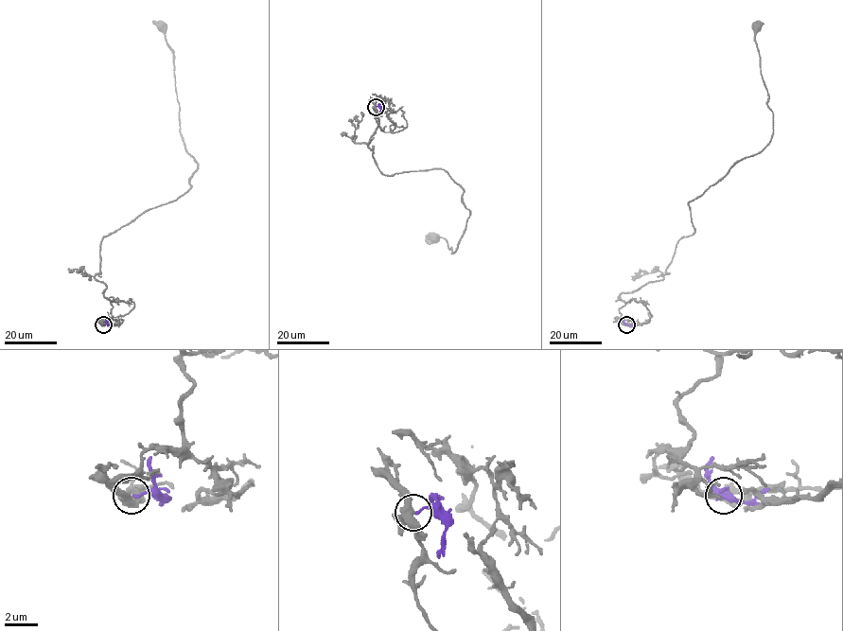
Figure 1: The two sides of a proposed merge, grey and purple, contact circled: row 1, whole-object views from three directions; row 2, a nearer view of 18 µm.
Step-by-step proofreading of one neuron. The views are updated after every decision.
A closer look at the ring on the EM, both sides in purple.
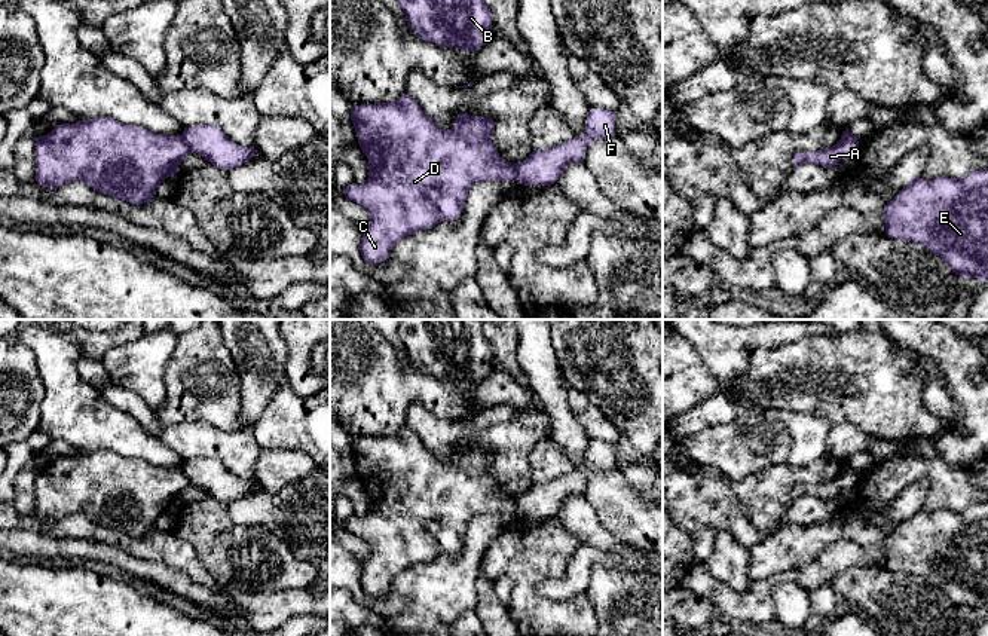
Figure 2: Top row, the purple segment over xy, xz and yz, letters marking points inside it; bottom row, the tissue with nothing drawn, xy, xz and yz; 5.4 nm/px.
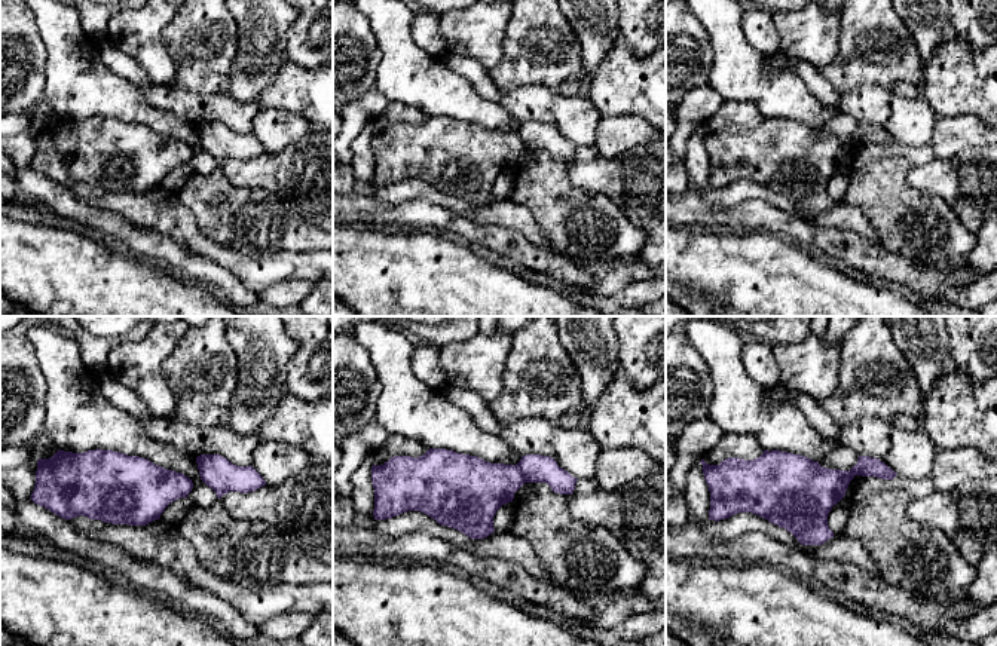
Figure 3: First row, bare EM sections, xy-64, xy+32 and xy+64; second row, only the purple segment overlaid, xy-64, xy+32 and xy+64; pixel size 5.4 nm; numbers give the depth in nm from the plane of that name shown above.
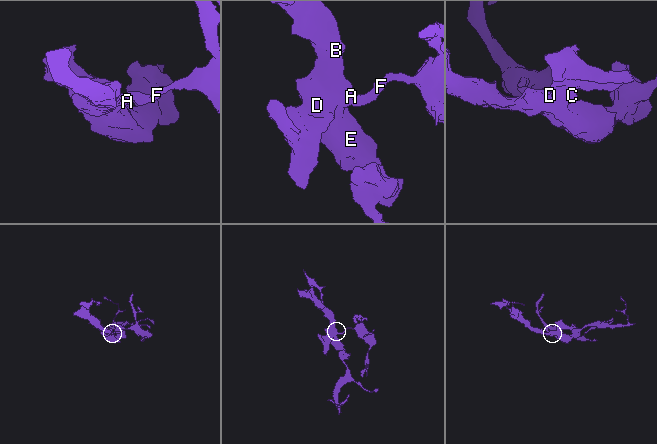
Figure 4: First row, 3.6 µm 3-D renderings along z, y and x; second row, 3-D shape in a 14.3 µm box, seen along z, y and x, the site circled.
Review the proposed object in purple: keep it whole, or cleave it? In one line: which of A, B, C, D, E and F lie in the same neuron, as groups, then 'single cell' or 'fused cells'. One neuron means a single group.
A B C D E / F | fused cells

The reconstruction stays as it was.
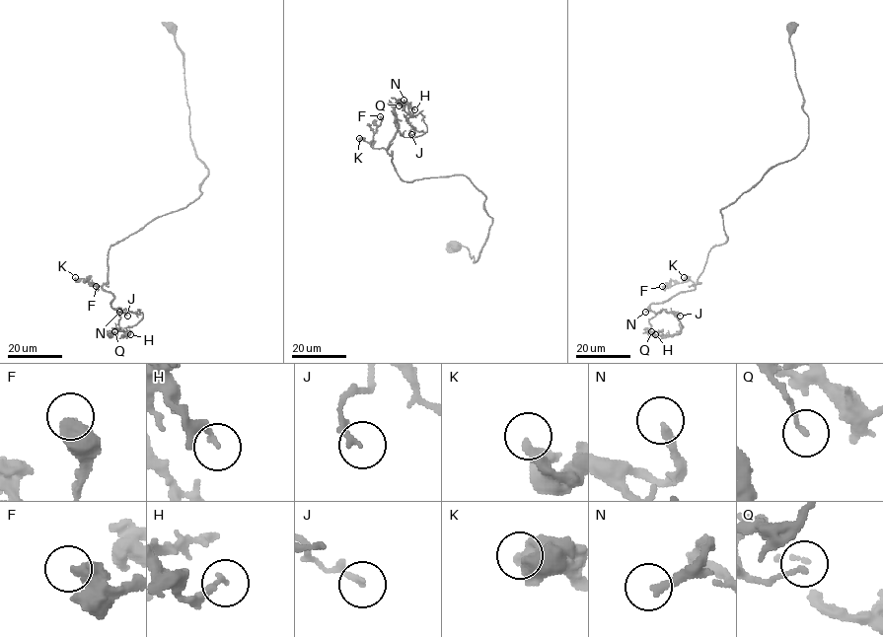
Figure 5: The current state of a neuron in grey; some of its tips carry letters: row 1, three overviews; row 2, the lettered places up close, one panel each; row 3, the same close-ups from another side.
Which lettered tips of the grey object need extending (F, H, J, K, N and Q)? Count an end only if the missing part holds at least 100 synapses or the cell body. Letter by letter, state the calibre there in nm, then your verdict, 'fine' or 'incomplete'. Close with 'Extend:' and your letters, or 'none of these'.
F: calibre 360 nm; fine
H: calibre 160 nm; fine
J: calibre 170 nm; fine
K: calibre 360 nm; fine
N: calibre 240 nm; incomplete
Q: calibre 140 nm; fine
Extend: N

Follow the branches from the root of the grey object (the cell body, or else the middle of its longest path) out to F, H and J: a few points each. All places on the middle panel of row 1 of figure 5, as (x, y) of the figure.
F: (456, 246), (478, 259), (491, 224), (485, 196), (463, 175), (404, 180), (393, 153), (371, 142), (380, 116)
H: (456, 246), (478, 259), (491, 224), (485, 196), (463, 175), (399, 176), (386, 149), (395, 106), (414, 109)
J: (456, 246), (478, 259), (491, 224), (485, 196), (463, 175), (404, 180), (386, 149), (397, 103), (411, 134)

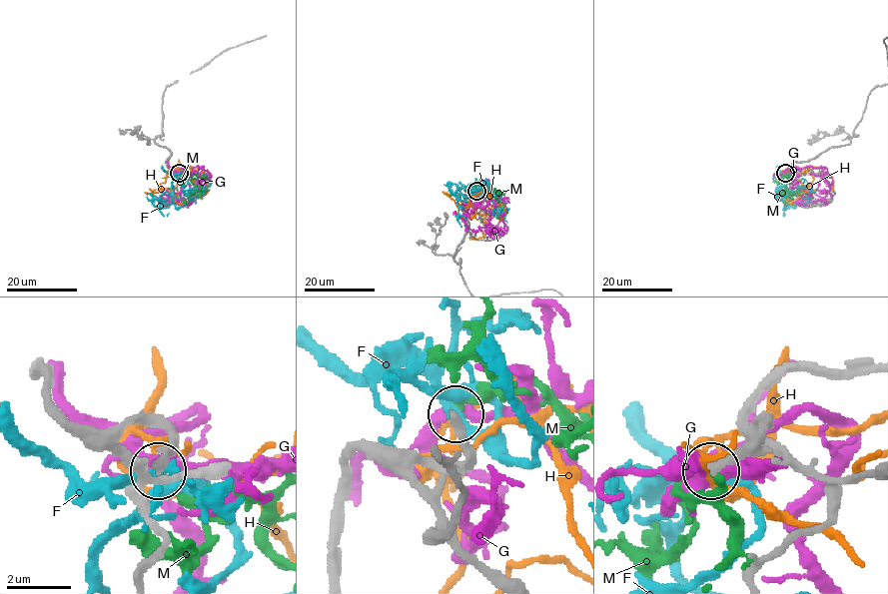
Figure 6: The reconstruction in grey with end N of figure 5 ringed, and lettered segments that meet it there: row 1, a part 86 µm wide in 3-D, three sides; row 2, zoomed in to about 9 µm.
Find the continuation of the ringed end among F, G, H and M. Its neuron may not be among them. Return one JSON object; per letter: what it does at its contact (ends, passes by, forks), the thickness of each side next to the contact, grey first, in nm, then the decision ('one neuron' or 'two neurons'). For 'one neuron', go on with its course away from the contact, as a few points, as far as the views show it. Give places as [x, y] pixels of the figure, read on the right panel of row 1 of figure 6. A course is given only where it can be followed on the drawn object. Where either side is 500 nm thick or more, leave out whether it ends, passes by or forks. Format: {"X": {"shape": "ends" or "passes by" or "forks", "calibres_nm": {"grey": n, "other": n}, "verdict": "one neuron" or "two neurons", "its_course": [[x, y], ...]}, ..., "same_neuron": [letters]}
{"F": {"shape": "passes by", "calibres_nm": {"grey": 280, "other": 280}, "verdict": "two neurons"}, "G": {"shape": "passes by", "calibres_nm": {"grey": 280, "other": 320}, "verdict": "two neurons"}, "H": {"shape": "forks", "calibres_nm": {"grey": 320, "other": 140}, "verdict": "two neurons"}, "M": {"shape": "ends", "calibres_nm": {"grey": 260, "other": 260}, "verdict": "one neuron", "its_course": [[785, 174], [782, 175], [786, 178], [792, 194], [802, 192], [807, 182]]}, "same_neuron": ["M"]}

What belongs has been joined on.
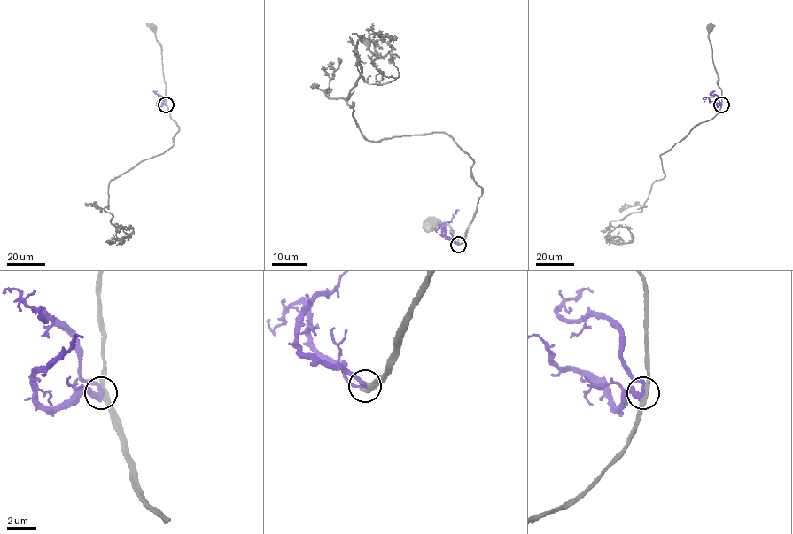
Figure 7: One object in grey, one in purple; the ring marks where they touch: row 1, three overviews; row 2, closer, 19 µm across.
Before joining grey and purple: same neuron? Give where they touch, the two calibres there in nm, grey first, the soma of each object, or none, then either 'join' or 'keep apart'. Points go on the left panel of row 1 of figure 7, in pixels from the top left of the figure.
place (166, 104); calibres 240 and 280 nm; soma grey (153, 28); soma purple none; join

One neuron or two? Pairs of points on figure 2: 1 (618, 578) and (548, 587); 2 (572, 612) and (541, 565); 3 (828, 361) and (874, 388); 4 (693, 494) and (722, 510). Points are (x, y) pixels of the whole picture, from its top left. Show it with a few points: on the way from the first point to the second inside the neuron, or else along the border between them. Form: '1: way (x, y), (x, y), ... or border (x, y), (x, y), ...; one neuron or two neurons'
1: border (620, 566), (596, 565), (583, 592); two neurons
2: way (554, 612), (548, 612), (531, 595), (531, 583); one neuron
3: way (840, 364), (849, 370), (856, 370), (862, 376); one neuron
4: way (700, 498), (715, 508); one neuron

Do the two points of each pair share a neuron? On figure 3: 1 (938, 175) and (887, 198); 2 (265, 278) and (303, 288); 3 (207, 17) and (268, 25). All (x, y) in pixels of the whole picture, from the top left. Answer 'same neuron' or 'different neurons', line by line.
1: different neurons
2: different neurons
3: different neurons

